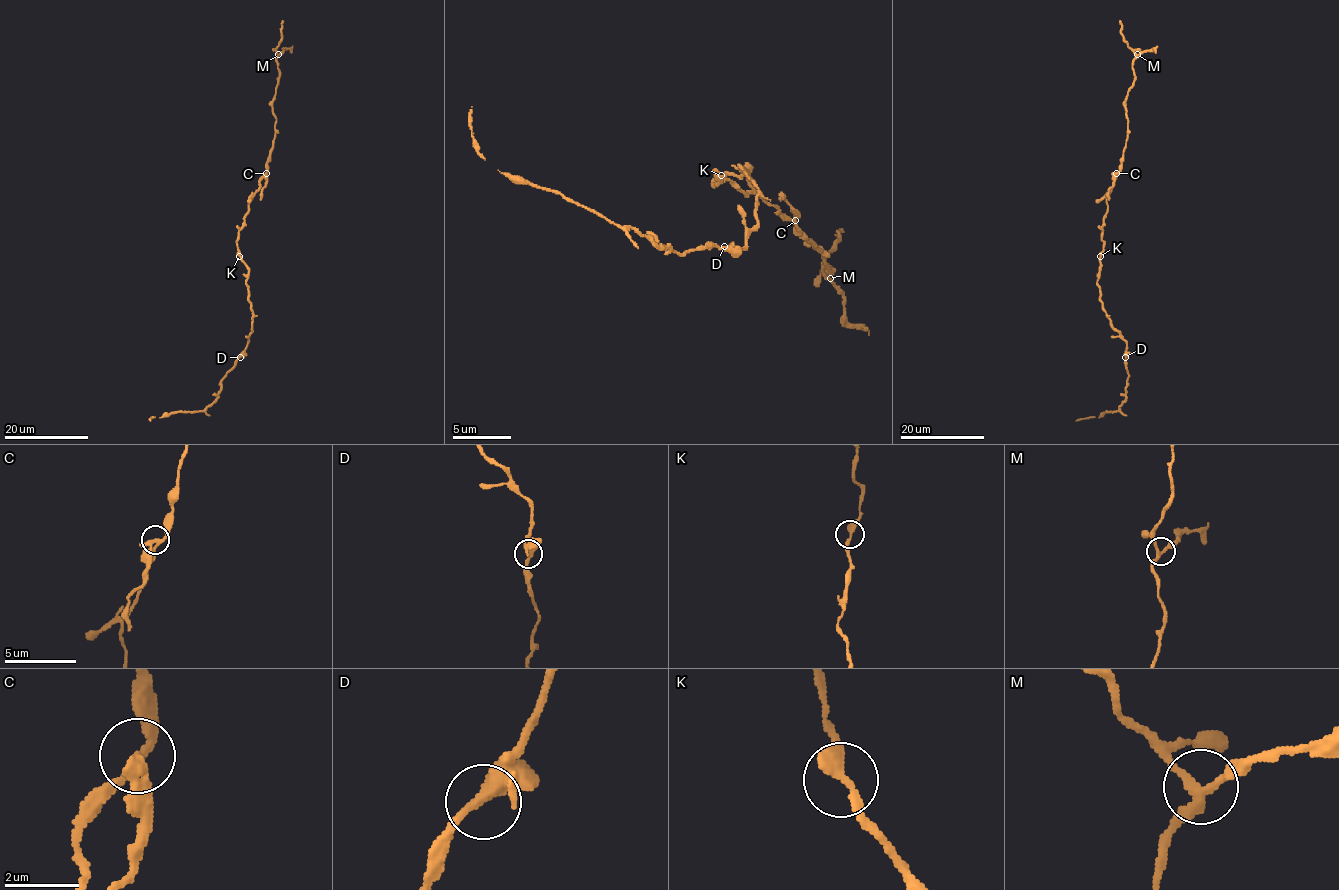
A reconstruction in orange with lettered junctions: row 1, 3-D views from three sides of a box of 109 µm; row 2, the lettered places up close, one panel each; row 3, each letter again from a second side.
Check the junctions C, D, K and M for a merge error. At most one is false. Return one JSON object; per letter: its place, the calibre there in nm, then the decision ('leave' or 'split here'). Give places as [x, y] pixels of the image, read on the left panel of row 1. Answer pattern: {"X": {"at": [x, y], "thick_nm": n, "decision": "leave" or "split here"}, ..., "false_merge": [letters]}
{"C": {"at": [266, 173], "thick_nm": 240, "decision": "split here"}, "D": {"at": [240, 357], "thick_nm": 280, "decision": "leave"}, "K": {"at": [239, 256], "thick_nm": 320, "decision": "leave"}, "M": {"at": [278, 54], "thick_nm": 240, "decision": "leave"}, "false_merge": ["C"]}

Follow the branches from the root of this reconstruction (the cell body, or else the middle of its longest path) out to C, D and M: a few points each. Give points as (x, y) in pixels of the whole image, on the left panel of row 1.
C: (239, 254), (238, 230), (252, 194), (266, 172)
D: (239, 254), (249, 270), (246, 284), (253, 312), (252, 331), (240, 357)
M: (239, 254), (238, 230), (267, 171), (273, 146), (276, 118), (272, 101), (279, 77), (278, 54)

